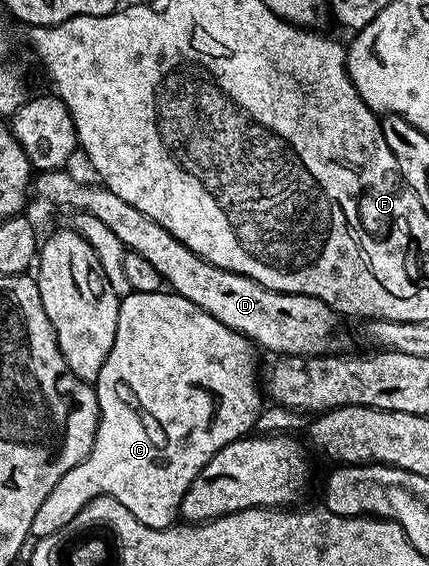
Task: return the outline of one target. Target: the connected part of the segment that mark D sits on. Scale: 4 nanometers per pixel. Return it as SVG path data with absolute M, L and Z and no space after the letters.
M64 169L43 171L34 178L32 190L41 199L57 207L74 207L74 212L85 212L99 217L107 225L118 244L125 251L133 251L147 265L161 274L168 290L174 295L187 297L199 309L211 313L215 321L223 321L231 329L245 335L262 352L274 351L277 357L286 355L327 355L338 350L337 322L339 316L319 297L272 291L251 277L231 273L219 265L211 265L202 255L183 245L163 225L151 221L147 213L139 213L135 205L127 205L123 197L115 197L104 185L75 181Z

